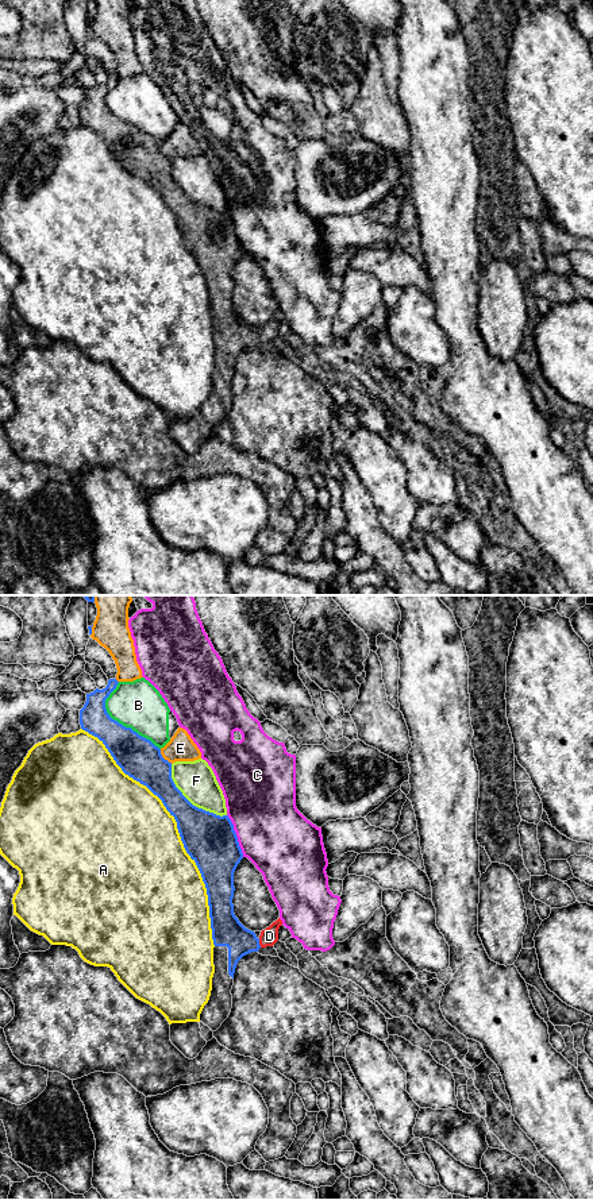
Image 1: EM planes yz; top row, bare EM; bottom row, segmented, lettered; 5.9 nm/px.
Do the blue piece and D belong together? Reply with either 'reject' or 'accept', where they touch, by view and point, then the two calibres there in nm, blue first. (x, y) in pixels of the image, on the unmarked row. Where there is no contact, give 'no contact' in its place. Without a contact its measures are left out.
accept | yz (258, 338) | 180/100 nm

